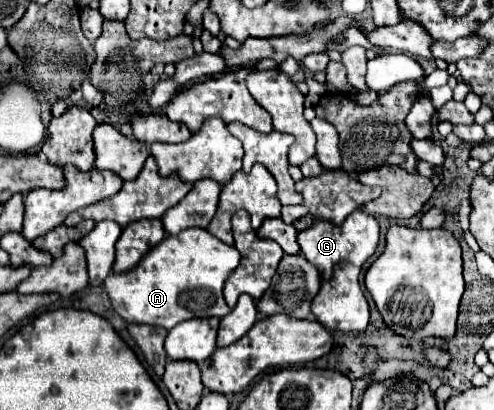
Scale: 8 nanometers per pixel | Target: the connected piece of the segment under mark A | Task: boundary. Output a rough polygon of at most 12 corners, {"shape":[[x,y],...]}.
{"shape":[[187,228],[107,276],[123,320],[223,318],[239,252]]}

